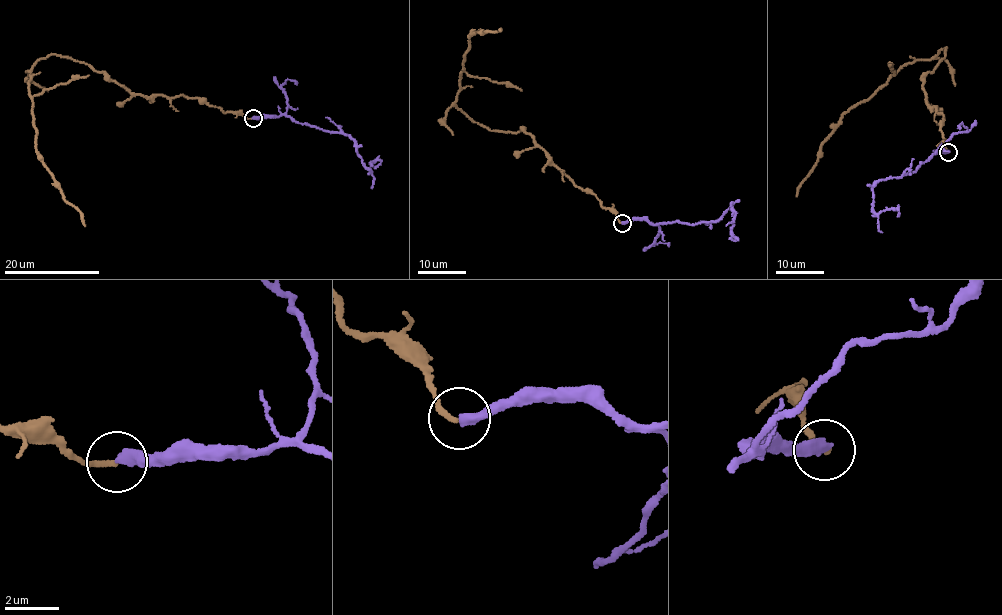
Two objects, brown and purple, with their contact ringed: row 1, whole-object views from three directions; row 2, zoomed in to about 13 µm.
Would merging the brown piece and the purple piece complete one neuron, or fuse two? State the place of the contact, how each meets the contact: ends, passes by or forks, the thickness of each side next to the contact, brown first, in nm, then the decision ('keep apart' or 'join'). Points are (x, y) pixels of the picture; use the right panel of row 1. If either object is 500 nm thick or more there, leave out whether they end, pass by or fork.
at (948, 152); brown ends there; purple ends there; 200 nm thick on the brown side, 400 nm on the other; keep apart

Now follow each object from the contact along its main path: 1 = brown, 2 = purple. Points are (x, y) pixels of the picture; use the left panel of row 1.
1: (252, 118), (198, 98), (144, 97), (71, 59), (52, 54), (37, 61), (27, 82), (35, 142), (85, 226)
2: (252, 118), (287, 115), (344, 133), (354, 139), (362, 165), (370, 170), (371, 163), (381, 162), (374, 168)

